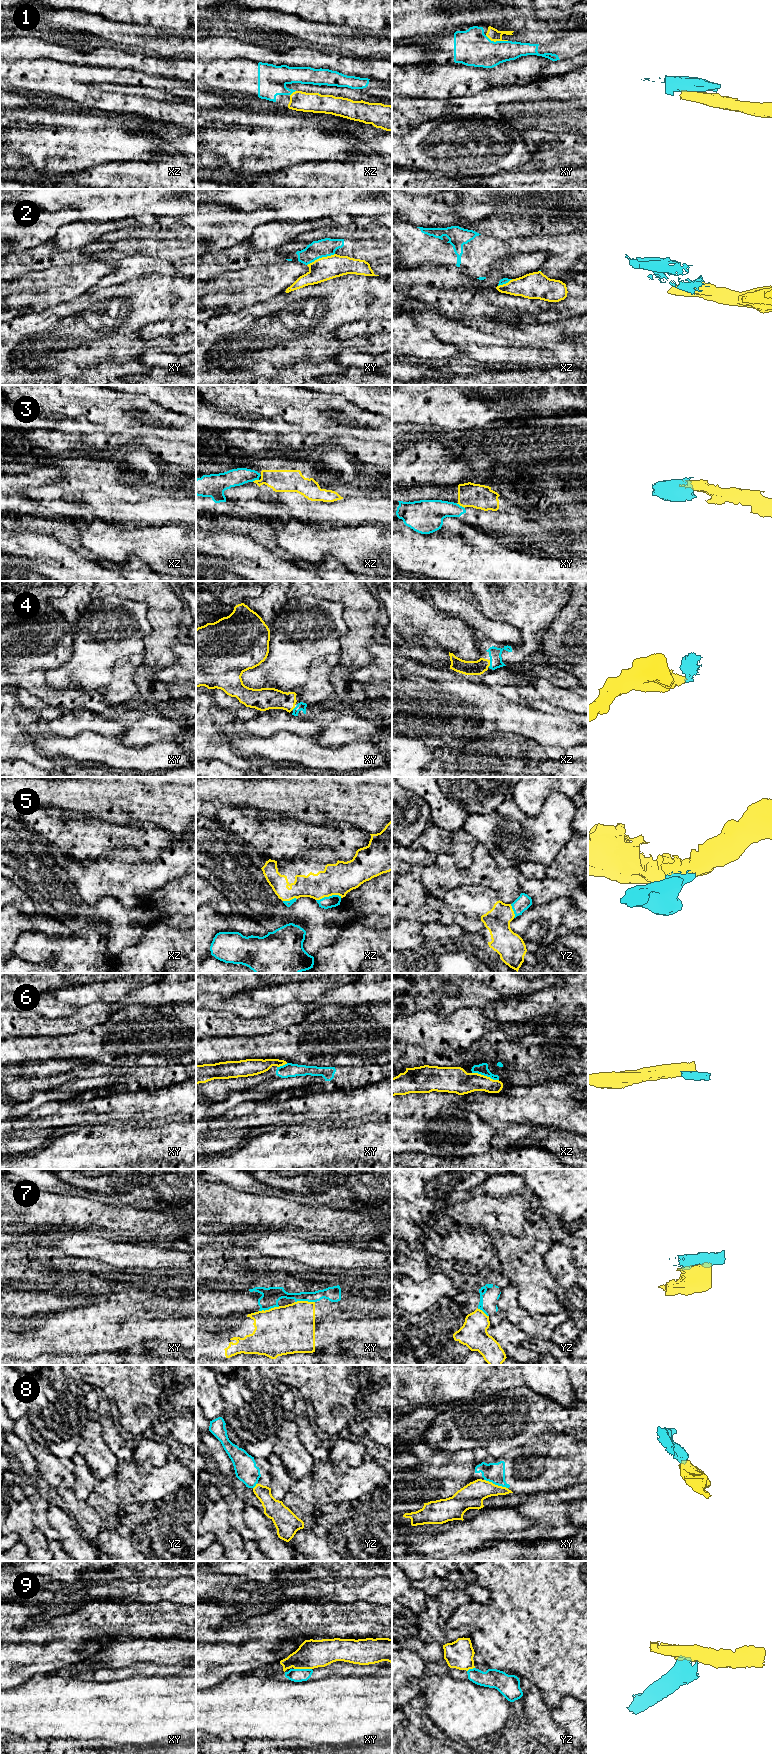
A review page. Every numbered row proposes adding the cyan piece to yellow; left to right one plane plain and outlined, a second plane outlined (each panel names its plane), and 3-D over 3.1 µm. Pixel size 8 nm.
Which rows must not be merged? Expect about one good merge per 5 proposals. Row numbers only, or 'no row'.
2, 3, 6, 7, 8, 9

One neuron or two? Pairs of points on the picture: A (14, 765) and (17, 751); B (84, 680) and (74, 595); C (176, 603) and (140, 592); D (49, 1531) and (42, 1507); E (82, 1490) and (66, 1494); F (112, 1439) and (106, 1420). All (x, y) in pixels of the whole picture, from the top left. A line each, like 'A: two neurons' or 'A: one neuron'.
A: two neurons
B: two neurons
C: one neuron
D: one neuron
E: two neurons
F: one neuron

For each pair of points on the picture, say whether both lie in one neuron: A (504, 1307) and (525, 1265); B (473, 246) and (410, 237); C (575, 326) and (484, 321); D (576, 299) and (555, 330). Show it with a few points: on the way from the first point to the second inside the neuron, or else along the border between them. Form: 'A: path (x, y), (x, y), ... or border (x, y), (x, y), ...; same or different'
A: border (509, 1282), (516, 1288), (517, 1303), (522, 1308); different
B: path (457, 249), (431, 249), (426, 246); same
C: path (552, 332), (507, 331); same
D: border (574, 316), (559, 319); different

